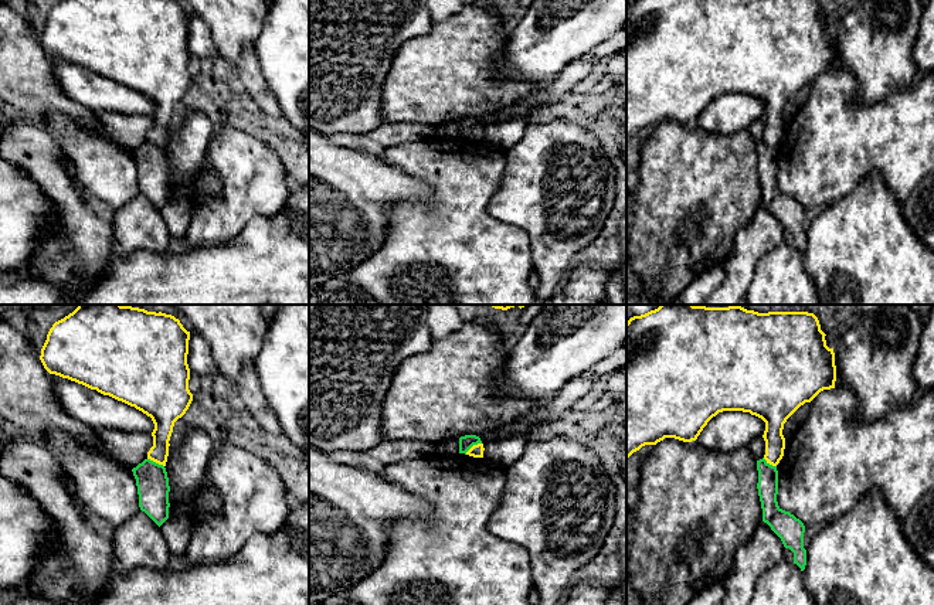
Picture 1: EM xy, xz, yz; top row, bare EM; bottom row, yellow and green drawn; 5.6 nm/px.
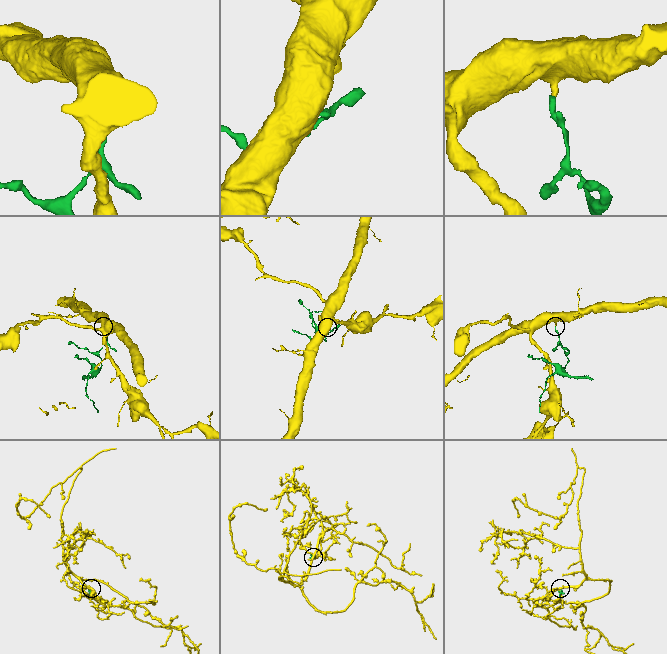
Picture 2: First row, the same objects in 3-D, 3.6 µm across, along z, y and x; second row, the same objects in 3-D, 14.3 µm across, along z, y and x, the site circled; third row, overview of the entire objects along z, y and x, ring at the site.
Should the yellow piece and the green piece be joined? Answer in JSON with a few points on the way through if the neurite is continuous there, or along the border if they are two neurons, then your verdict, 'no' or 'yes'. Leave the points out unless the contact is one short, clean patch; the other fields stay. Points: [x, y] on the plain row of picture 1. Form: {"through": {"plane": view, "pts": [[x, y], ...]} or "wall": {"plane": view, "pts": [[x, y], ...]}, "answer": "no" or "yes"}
{"wall": {"plane": "xz", "pts": [[481, 125], [475, 126], [465, 136]]}, "answer": "no"}

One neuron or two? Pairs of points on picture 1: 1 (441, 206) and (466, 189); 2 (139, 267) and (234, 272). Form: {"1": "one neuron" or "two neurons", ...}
{"1": "one neuron", "2": "one neuron"}

